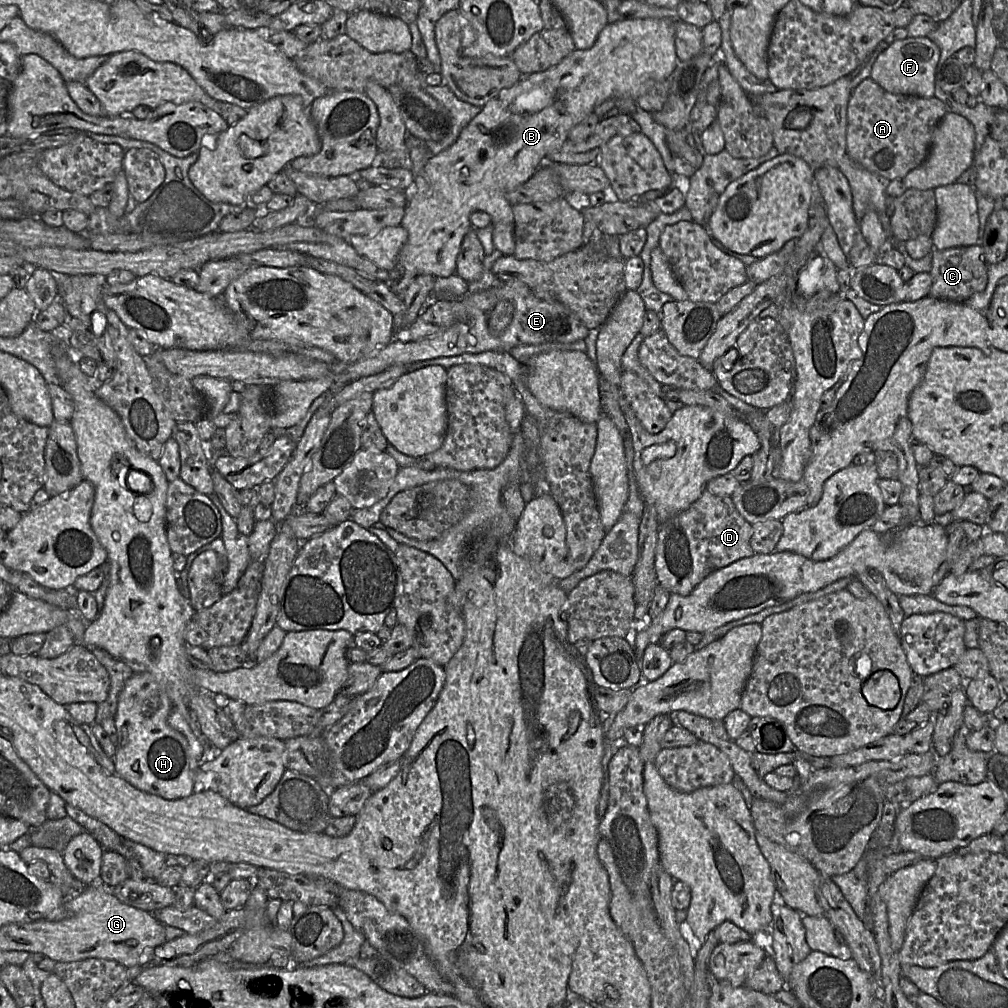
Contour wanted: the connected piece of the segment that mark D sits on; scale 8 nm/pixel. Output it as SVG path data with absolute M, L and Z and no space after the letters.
M705 489L689 508L676 514L660 526L654 563L658 585L671 594L689 595L712 572L739 559L755 555L756 553L750 545L752 533L752 525L738 512L731 496L714 495Z

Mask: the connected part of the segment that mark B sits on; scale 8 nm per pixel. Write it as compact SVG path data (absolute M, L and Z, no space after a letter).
M637 18L637 19L623 19L621 21L616 21L616 22L612 22L612 23L608 23L603 30L600 32L595 44L587 50L578 50L575 49L574 51L572 51L570 54L568 54L558 65L553 66L545 71L542 72L537 72L537 73L531 73L528 75L523 75L523 77L512 87L510 88L505 88L503 90L501 90L499 92L499 94L497 96L495 96L494 98L492 98L491 100L489 100L482 108L481 111L468 123L468 125L466 127L464 127L464 129L461 131L460 135L458 136L457 140L447 149L443 150L442 152L435 154L433 156L431 156L431 158L427 161L427 163L425 164L425 166L423 167L423 169L414 176L414 181L412 184L412 190L410 191L410 198L407 202L407 205L405 206L405 214L403 217L403 220L401 222L401 225L407 230L408 232L408 239L406 241L406 243L404 244L404 246L402 247L400 254L398 256L398 264L397 267L398 268L404 268L407 270L411 270L416 272L417 275L422 275L422 274L426 274L426 275L432 275L434 277L448 277L450 275L454 275L456 274L456 267L457 267L457 257L458 254L460 252L460 247L461 247L461 243L463 241L463 238L465 236L465 234L472 229L472 225L470 223L470 215L472 212L474 211L484 211L486 213L488 213L491 216L491 220L492 220L492 225L493 225L493 243L494 243L494 247L495 249L499 250L500 252L502 252L502 254L504 256L510 256L514 254L515 251L515 236L514 236L514 228L515 228L515 222L514 222L514 215L512 212L512 205L508 200L508 194L510 191L512 191L513 189L515 189L516 187L518 187L519 185L523 184L524 182L526 182L533 174L534 172L542 165L546 162L546 157L548 154L553 153L555 151L558 151L562 145L564 144L565 141L568 140L568 135L570 130L577 124L579 124L581 121L583 121L586 117L588 117L590 114L594 113L595 108L600 105L602 102L604 102L607 99L610 98L630 98L633 100L637 100L637 98L639 96L641 96L642 94L644 94L654 83L658 82L658 81L662 81L666 78L669 78L671 76L671 74L673 73L673 71L675 70L677 64L678 64L678 58L676 55L676 49L675 49L675 29L674 29L674 23L675 21L680 21L680 20L673 20L673 19L666 19L666 18Z

